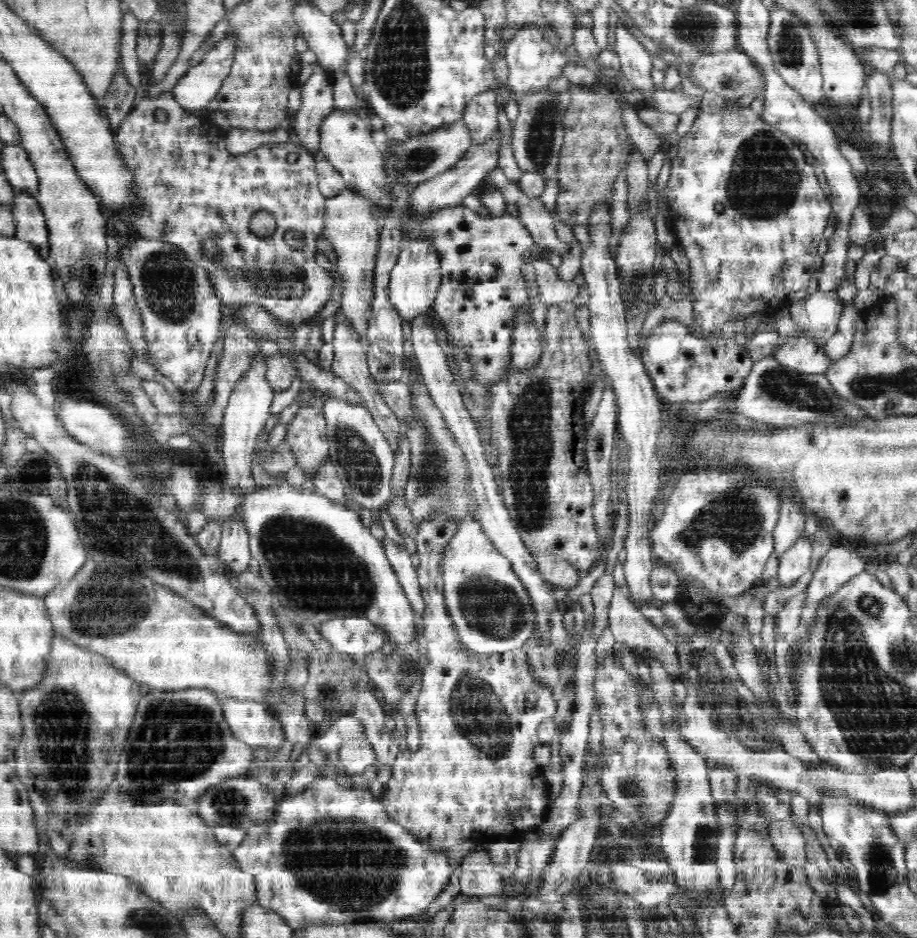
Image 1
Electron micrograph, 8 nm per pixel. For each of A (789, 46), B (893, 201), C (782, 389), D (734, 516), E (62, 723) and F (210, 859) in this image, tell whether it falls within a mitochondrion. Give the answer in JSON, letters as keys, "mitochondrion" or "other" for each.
{"A":"mitochondrion","B":"other","C":"mitochondrion","D":"mitochondrion","E":"mitochondrion","F":"other"}

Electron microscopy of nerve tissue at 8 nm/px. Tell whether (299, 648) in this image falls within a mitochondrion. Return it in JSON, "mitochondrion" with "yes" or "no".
{"mitochondrion":"no"}

